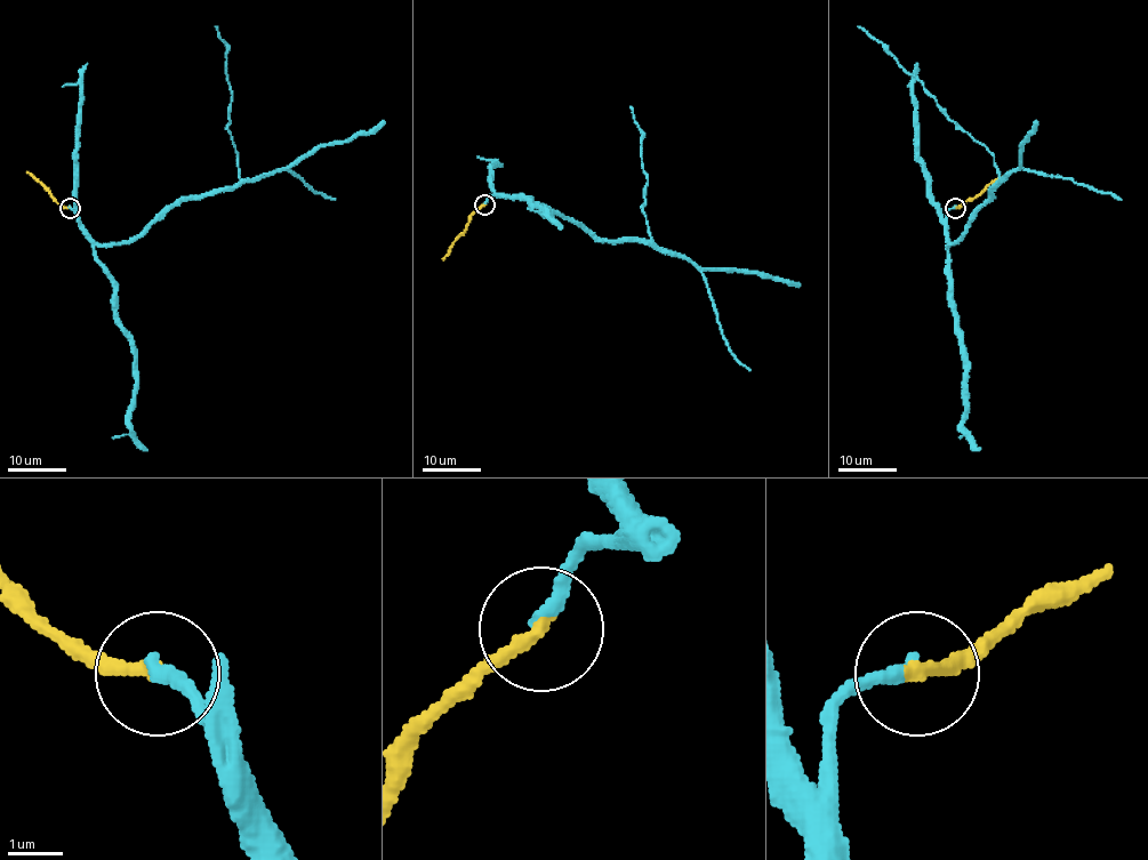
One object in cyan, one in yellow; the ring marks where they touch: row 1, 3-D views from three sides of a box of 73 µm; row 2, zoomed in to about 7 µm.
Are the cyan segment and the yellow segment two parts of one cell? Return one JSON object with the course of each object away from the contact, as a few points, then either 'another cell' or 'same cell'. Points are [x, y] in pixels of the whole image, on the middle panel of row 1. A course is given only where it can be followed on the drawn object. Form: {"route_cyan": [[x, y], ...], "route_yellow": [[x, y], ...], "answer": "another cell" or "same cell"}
{"route_cyan": [[484, 203], [489, 195], [531, 199], [603, 240], [655, 247], [643, 210], [641, 133], [629, 106]], "route_yellow": [[484, 205], [471, 216], [443, 260]], "answer": "same cell"}

